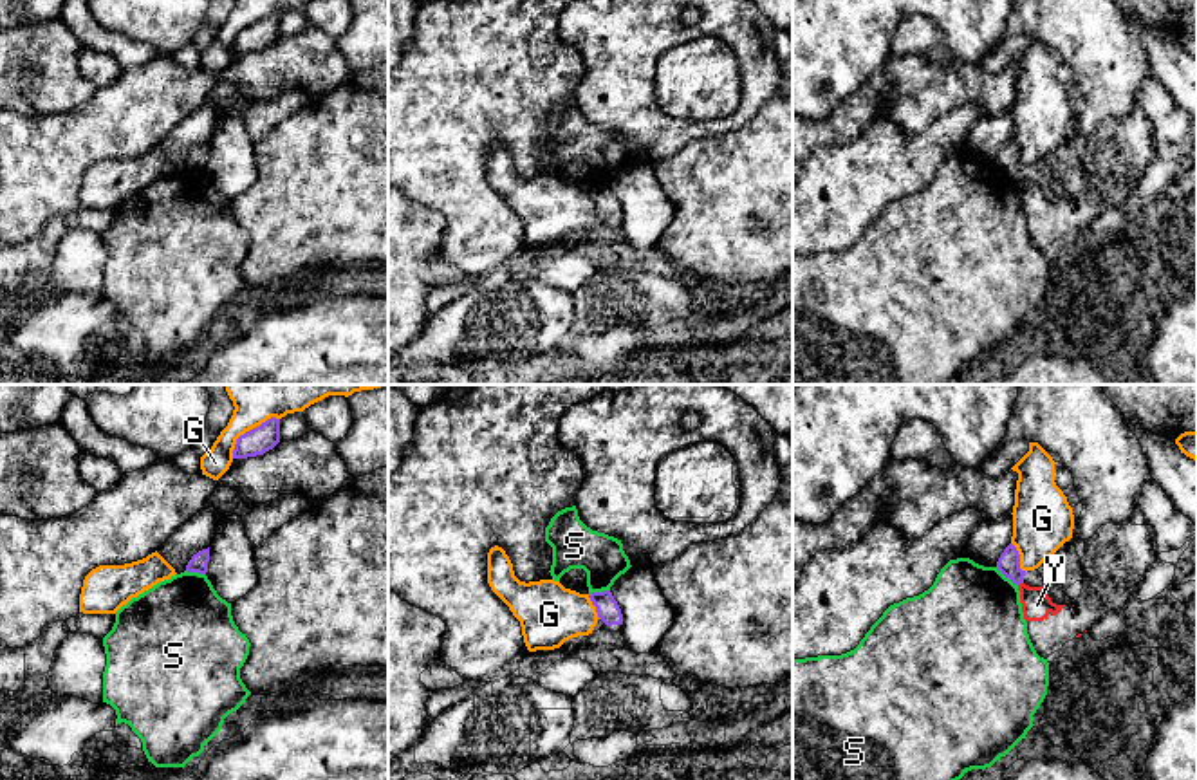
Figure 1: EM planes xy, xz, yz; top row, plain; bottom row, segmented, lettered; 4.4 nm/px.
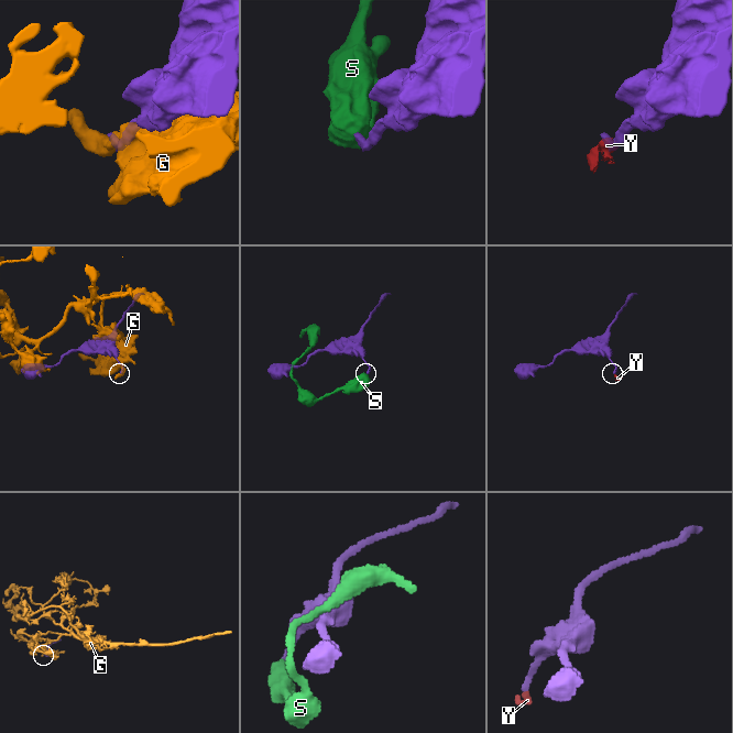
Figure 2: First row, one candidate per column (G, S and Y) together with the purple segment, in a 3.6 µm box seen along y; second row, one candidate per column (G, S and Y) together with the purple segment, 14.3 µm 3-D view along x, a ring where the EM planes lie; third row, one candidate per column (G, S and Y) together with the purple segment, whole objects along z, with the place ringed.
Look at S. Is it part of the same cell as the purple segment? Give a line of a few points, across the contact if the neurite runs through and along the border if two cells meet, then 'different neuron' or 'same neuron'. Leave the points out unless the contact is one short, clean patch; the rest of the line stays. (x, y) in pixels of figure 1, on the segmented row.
line yz (995, 567), (1017, 585); different neuron

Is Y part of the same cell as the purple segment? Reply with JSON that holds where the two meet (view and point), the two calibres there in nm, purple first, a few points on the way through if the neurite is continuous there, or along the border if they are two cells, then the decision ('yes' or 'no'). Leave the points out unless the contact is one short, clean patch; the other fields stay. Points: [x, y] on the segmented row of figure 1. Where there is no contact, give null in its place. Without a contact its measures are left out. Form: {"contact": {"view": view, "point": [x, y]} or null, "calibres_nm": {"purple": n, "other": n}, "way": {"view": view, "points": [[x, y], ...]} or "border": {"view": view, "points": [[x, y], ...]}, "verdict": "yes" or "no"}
{"contact": {"view": "yz", "point": [1020, 582]}, "calibres_nm": {"purple": 100, "other": 130}, "border": {"view": "yz", "points": [[1022, 582], [1019, 585]]}, "verdict": "no"}

